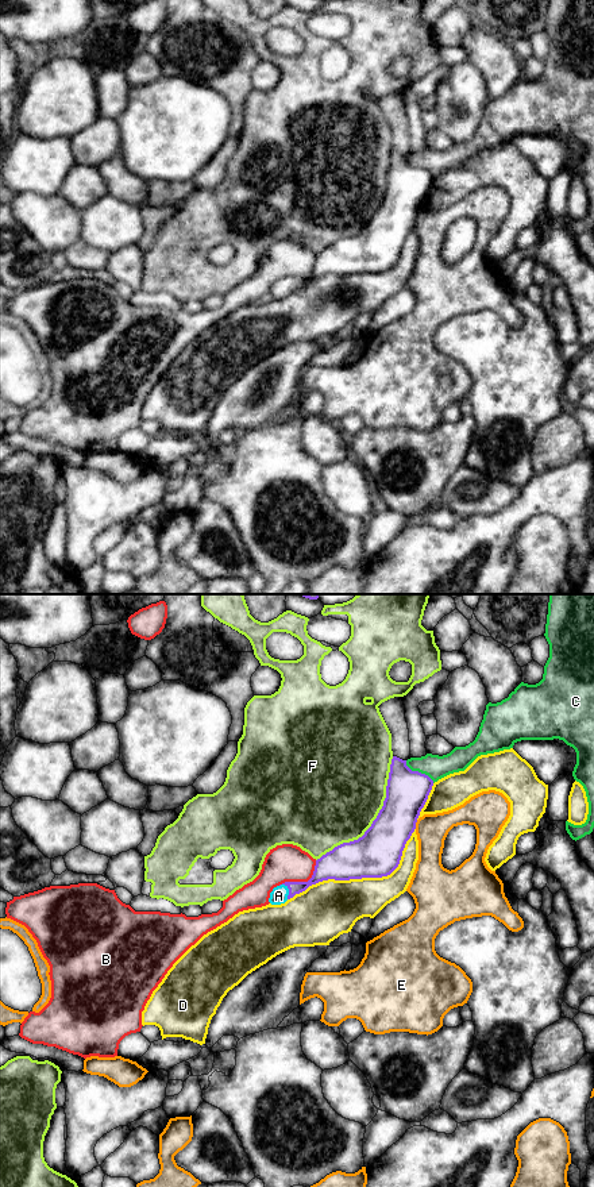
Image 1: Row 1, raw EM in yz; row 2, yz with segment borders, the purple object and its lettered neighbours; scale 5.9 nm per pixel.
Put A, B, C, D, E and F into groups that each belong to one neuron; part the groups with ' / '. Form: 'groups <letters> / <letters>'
groups A / B / C / D / E / F

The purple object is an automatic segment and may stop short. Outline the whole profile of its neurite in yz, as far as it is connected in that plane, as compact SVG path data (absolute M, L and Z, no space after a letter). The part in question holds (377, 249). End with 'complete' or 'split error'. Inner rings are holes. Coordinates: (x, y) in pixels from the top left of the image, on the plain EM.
M393 151L386 193L371 221L358 235L343 238L316 255L308 277L285 277L270 288L271 300L285 298L323 275L382 273L400 259L406 236L432 185L433 176Z; split error

